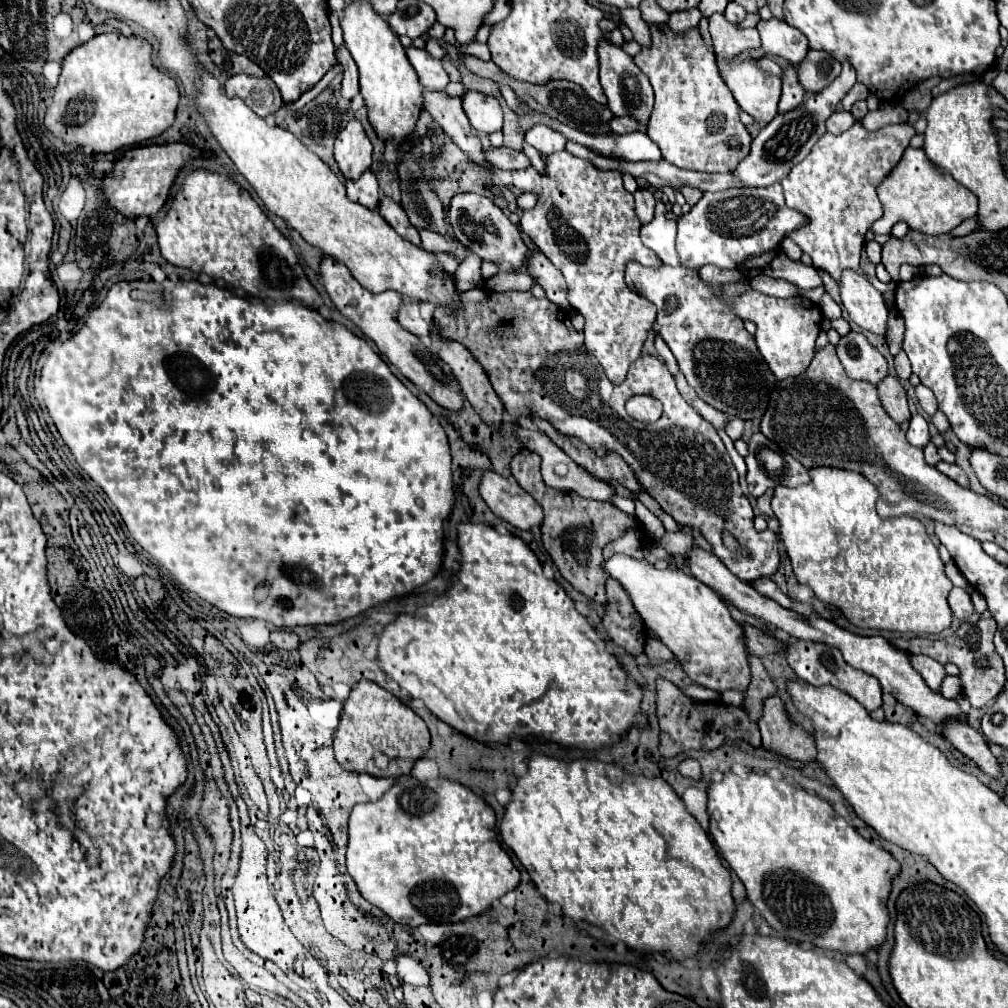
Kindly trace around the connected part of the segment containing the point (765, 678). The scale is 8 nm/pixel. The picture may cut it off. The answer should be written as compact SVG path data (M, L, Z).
M751 656L751 672L753 672L753 680L747 688L747 694L743 700L743 710L747 712L751 722L757 722L761 718L761 710L763 710L761 704L765 702L765 698L769 698L777 692L777 686L773 682L773 678L765 672L765 668L757 656Z

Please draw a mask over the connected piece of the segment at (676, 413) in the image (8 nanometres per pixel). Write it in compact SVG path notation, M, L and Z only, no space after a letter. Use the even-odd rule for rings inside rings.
M475 288L461 294L463 310L437 308L433 312L433 324L437 334L445 340L461 342L473 358L483 366L485 374L497 396L501 398L505 412L513 418L519 416L537 416L565 436L575 436L583 440L597 456L605 452L617 452L637 474L645 490L657 500L657 504L669 512L675 522L691 524L703 532L703 536L713 544L713 552L723 560L723 564L741 580L753 582L763 576L773 576L779 570L779 538L771 530L757 532L753 528L753 508L739 486L737 470L721 442L717 430L703 420L679 394L673 376L665 364L653 356L641 356L631 364L629 374L623 384L615 386L603 374L597 362L587 366L583 334L571 326L571 320L565 310L555 308L551 300L535 298L531 292L493 292L487 288ZM649 394L663 402L663 416L653 424L637 424L627 412L625 402L629 396ZM723 532L729 532L739 548L729 550L723 546Z

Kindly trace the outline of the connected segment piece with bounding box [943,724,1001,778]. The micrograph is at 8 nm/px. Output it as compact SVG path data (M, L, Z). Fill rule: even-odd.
M947 724L947 728L943 728L943 736L949 742L953 742L953 746L963 756L973 760L987 776L991 778L1001 776L999 760L991 754L985 738L977 730L973 730L969 724Z

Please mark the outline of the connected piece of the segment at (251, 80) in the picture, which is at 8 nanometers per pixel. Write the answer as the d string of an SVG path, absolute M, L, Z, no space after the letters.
M247 74L231 76L225 82L225 92L229 98L233 96L241 98L261 118L275 114L283 106L279 88L275 88L275 82L269 76L263 76L263 78L255 78Z

